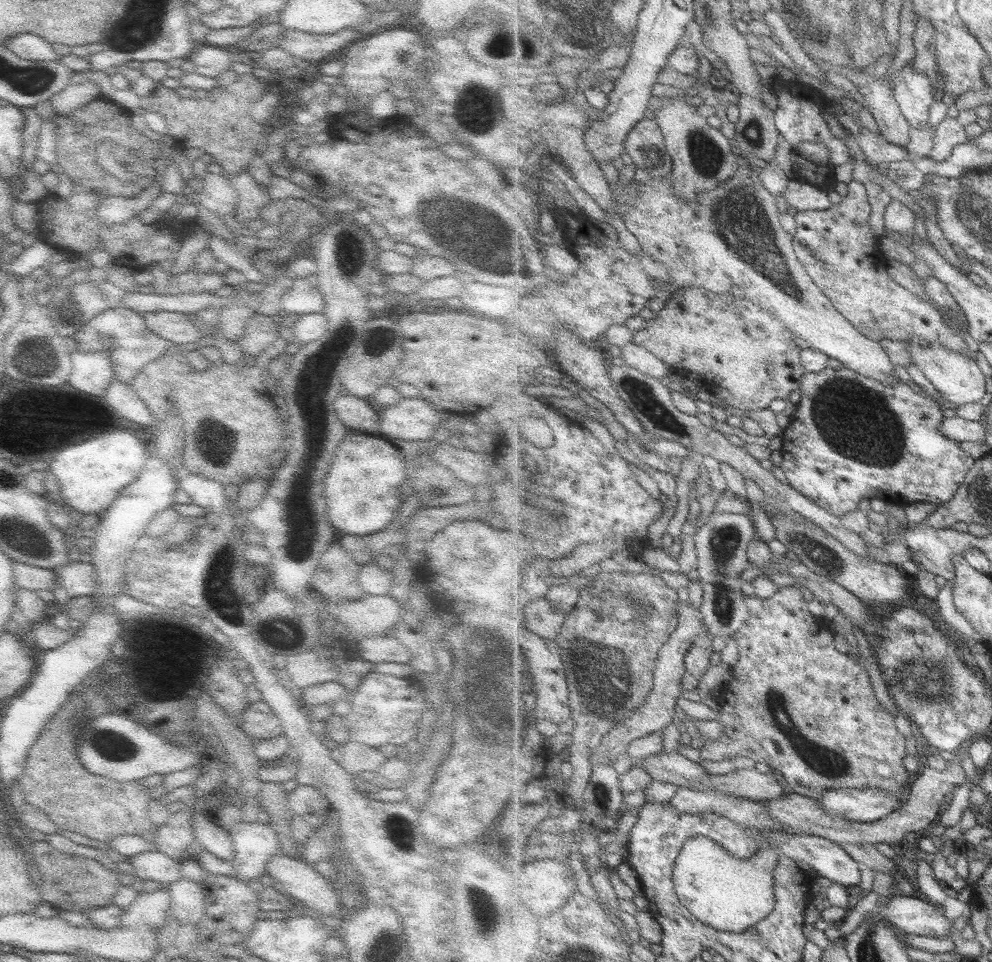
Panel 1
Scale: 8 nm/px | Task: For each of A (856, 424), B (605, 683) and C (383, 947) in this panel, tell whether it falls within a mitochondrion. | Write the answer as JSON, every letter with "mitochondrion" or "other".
{"A":"mitochondrion","B":"mitochondrion","C":"mitochondrion"}

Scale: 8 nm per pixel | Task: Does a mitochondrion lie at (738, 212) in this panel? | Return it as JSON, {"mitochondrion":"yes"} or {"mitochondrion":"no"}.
{"mitochondrion":"yes"}

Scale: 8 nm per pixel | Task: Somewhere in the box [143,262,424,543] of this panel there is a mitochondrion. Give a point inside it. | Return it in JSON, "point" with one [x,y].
{"point":[215,438]}

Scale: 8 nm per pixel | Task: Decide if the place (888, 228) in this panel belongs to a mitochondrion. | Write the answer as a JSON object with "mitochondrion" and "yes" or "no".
{"mitochondrion":"no"}

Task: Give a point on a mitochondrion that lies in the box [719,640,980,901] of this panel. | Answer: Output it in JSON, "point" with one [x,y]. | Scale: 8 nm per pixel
{"point":[916,681]}

